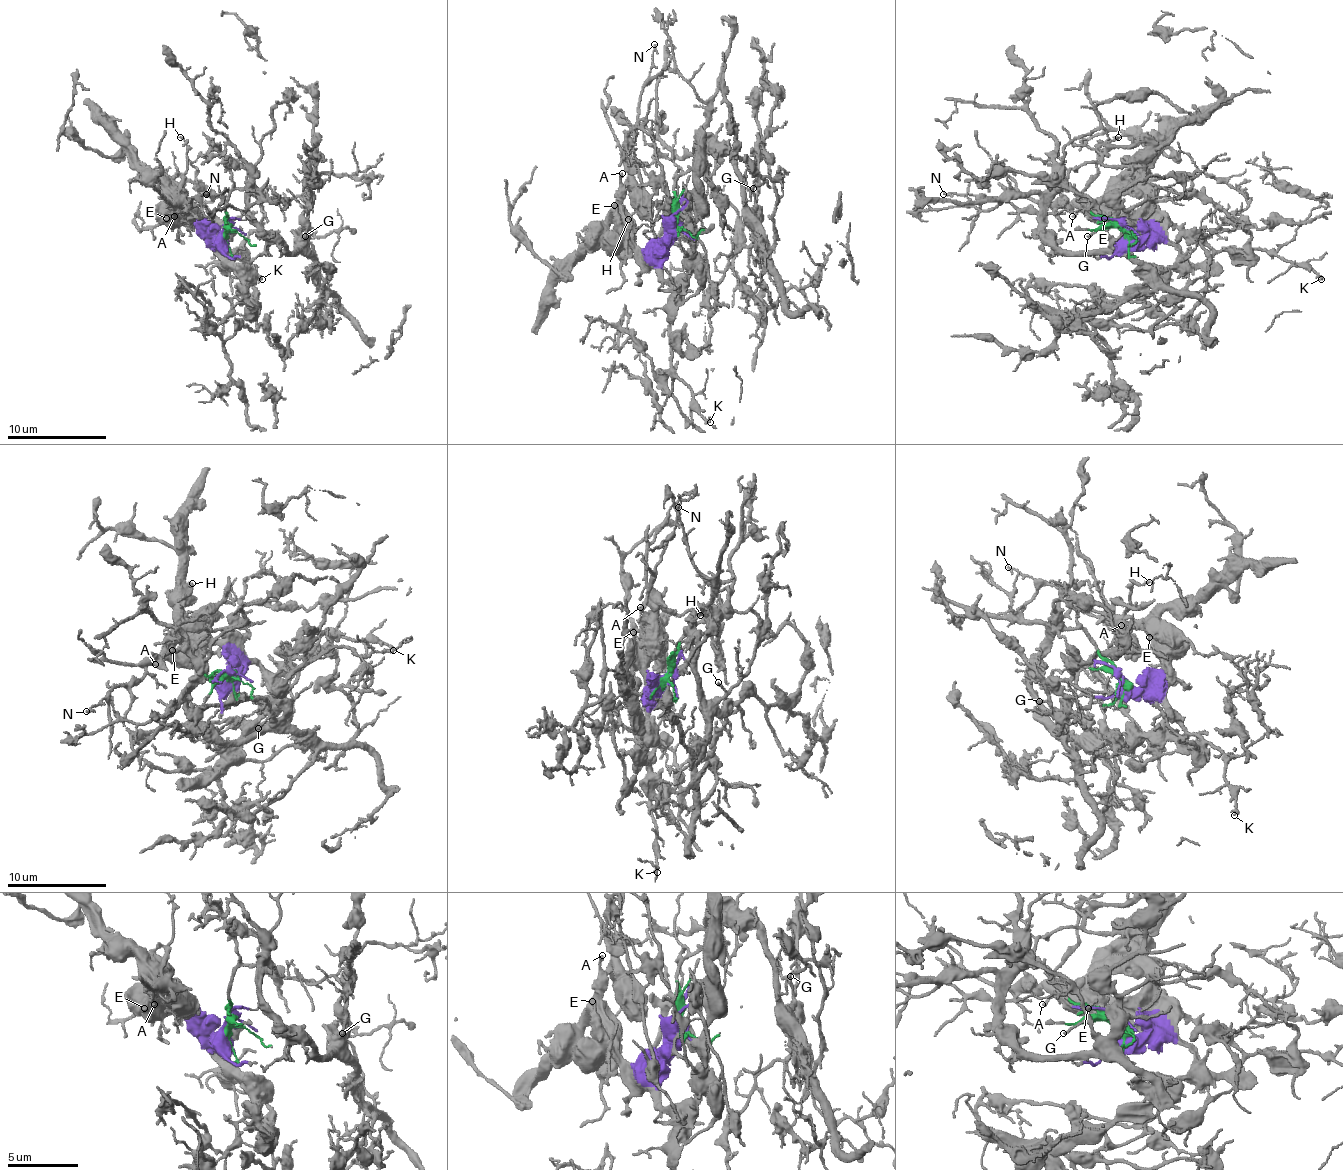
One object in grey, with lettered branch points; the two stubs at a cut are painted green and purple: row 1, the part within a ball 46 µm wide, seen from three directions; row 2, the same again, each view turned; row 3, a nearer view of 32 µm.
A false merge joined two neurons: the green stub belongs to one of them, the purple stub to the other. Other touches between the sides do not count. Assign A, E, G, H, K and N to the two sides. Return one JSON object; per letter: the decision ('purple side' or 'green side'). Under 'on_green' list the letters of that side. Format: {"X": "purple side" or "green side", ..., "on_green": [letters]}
{"A": "purple side", "E": "purple side", "G": "green side", "H": "purple side", "K": "purple side", "N": "purple side", "on_green": ["G"]}

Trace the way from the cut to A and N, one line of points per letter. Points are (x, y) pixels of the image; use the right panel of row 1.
A: (1126, 235), (1136, 238), (1148, 228), (1143, 220), (1104, 205), (1084, 205), (1071, 215)
N: (1126, 235), (1138, 238), (1148, 225), (1079, 198), (1064, 200), (1049, 213), (1029, 213), (997, 198), (943, 193)

